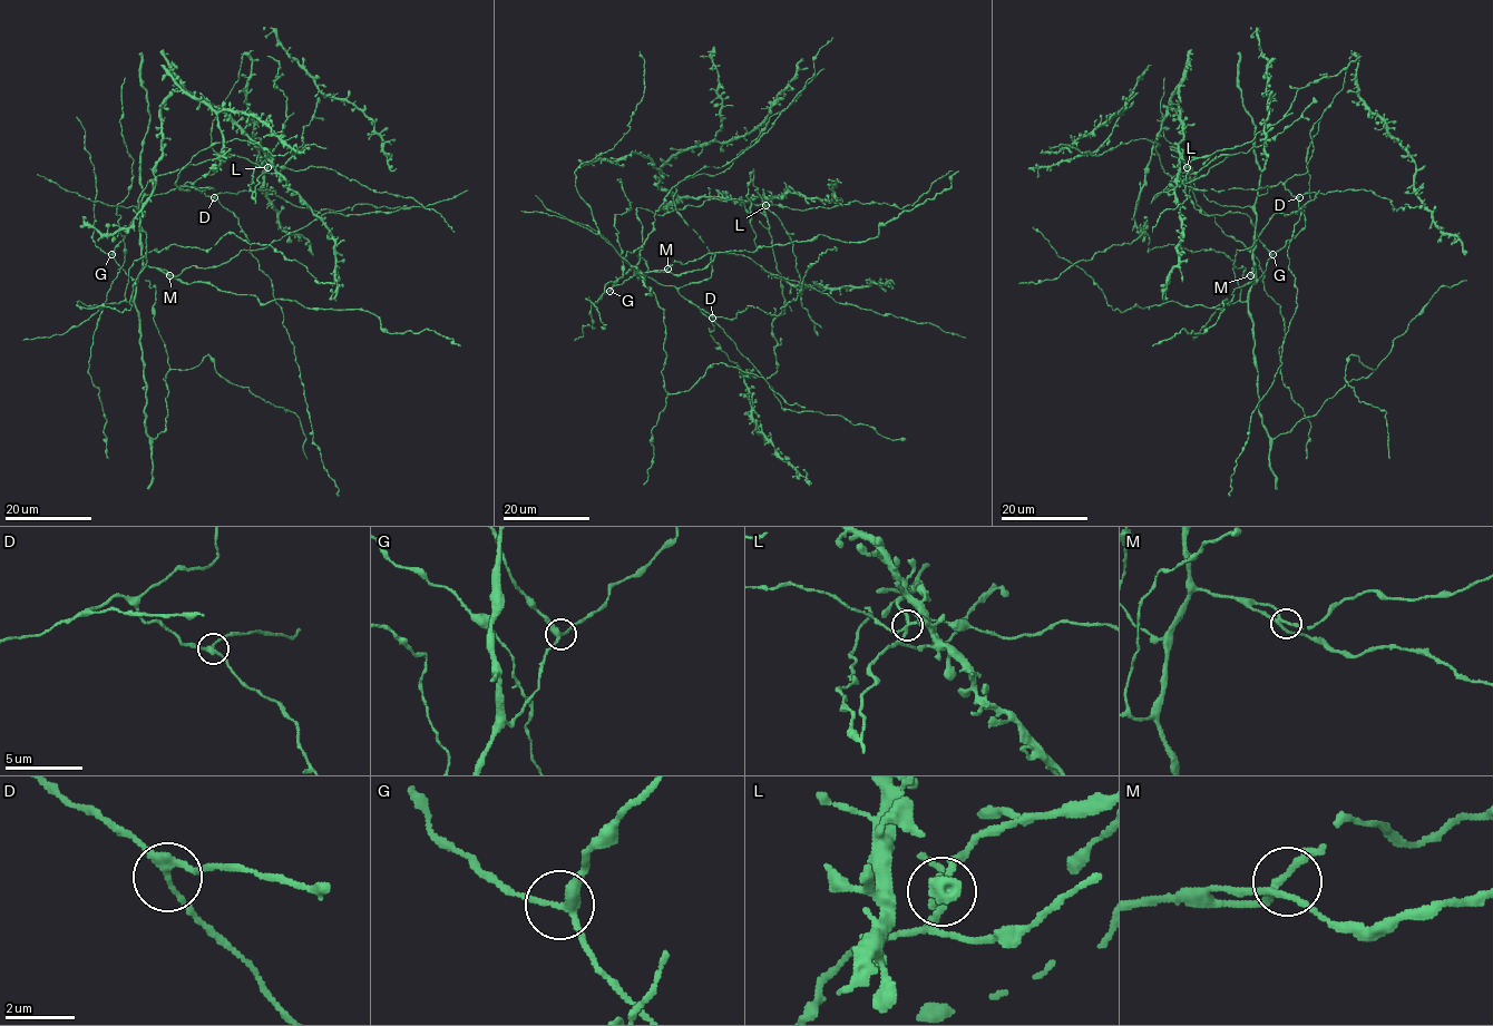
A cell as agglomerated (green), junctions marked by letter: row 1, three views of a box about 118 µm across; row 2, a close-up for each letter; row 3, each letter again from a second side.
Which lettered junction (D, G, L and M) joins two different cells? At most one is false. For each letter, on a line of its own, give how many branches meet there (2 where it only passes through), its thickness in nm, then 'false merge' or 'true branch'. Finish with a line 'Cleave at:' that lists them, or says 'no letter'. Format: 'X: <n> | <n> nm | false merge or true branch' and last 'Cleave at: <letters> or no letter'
D: 3 | 200 nm | true branch
G: 3 | 240 nm | true branch
L: 4 | 200 nm | false merge
M: 4 | 200 nm | true branch
Cleave at: L

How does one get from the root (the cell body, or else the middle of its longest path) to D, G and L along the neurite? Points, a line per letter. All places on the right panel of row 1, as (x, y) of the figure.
D: (1255, 267), (1252, 242), (1257, 196), (1281, 183), (1293, 196), (1299, 197)
G: (1255, 267), (1258, 279), (1272, 254)
L: (1255, 267), (1258, 279), (1271, 253), (1251, 220), (1197, 209), (1189, 189), (1198, 174), (1181, 155), (1187, 167)

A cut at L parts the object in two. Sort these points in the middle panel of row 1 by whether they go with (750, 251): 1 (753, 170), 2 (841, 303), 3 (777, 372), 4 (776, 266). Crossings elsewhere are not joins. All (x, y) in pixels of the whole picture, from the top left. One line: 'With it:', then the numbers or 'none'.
With it: 2

